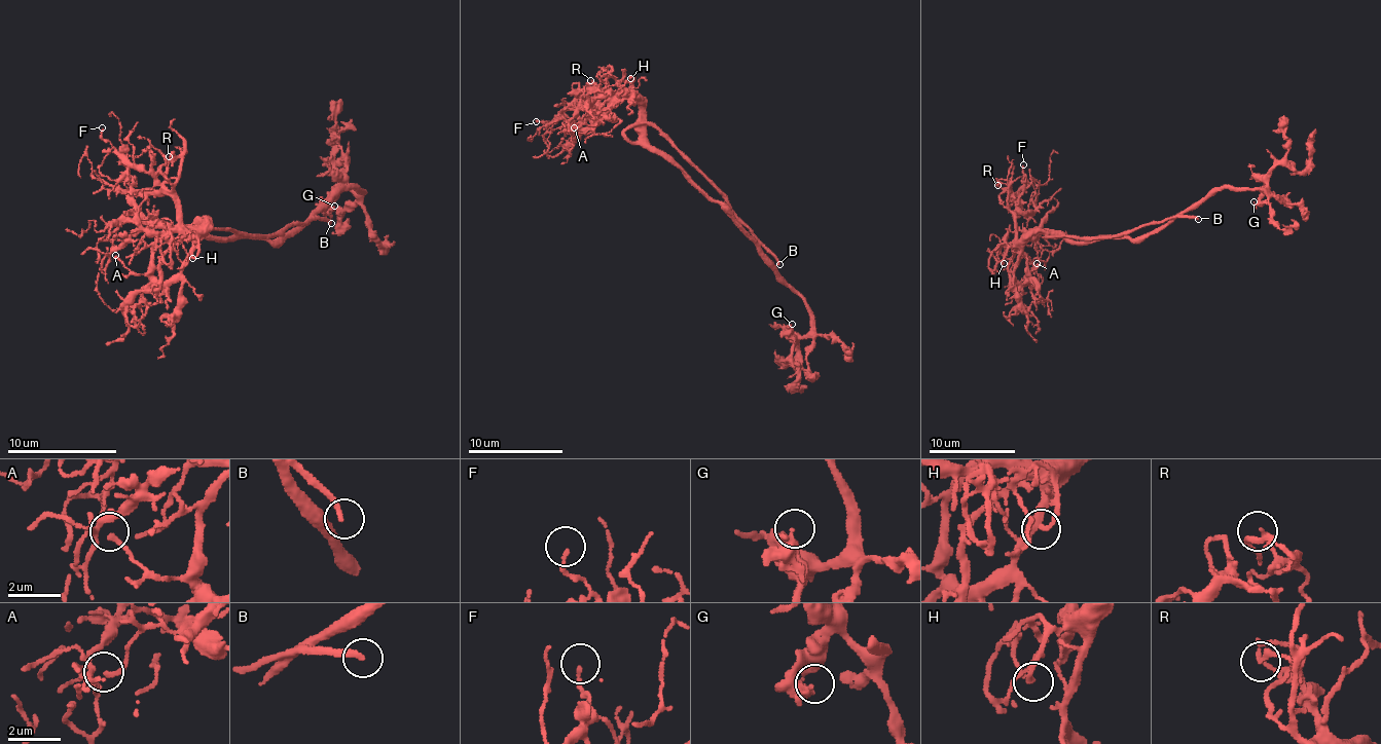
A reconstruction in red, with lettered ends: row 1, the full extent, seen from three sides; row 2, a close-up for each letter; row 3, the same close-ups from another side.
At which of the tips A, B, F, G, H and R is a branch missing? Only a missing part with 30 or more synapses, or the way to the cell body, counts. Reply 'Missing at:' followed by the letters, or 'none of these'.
Missing at: B

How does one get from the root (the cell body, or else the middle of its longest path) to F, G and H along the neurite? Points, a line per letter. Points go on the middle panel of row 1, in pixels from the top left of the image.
F: (716, 189), (644, 120), (641, 109), (627, 96), (593, 101), (577, 99), (552, 120), (536, 121)
G: (716, 189), (804, 301), (809, 313), (809, 330), (801, 337), (790, 336), (787, 331), (792, 324)
H: (716, 189), (646, 122), (645, 106), (632, 88), (633, 78), (630, 78)

